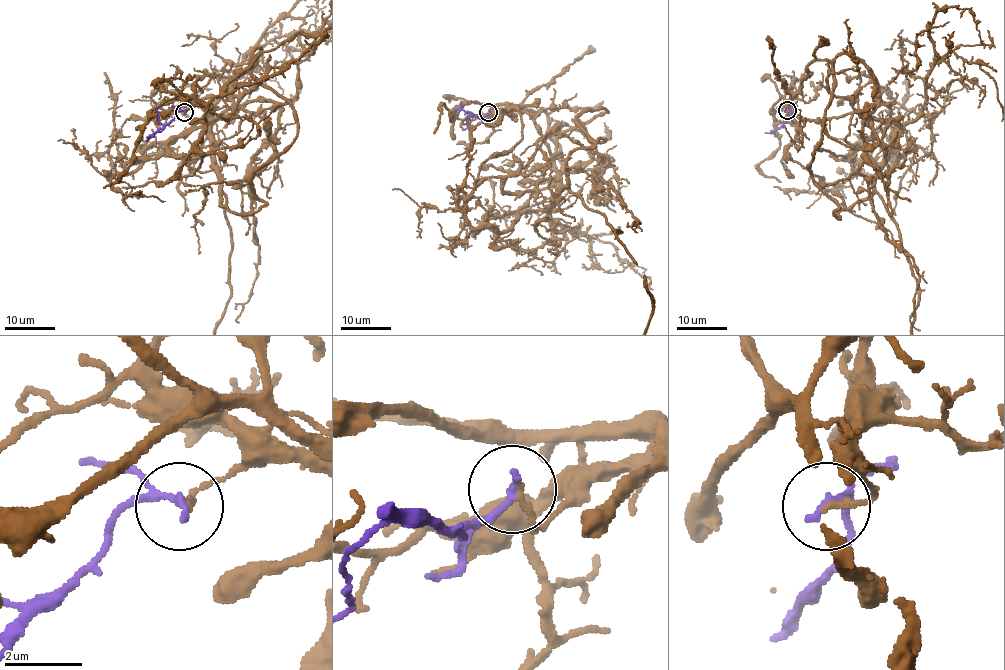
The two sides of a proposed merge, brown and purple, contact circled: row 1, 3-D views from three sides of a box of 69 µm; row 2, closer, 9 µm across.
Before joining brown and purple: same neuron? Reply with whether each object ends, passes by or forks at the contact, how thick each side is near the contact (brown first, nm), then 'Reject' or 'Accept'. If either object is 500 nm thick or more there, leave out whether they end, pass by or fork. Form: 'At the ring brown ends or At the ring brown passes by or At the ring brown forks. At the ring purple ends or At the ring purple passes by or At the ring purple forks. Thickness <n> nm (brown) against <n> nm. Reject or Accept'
At the ring brown ends. At the ring purple passes by. Thickness 170 nm (brown) against 140 nm. Reject

